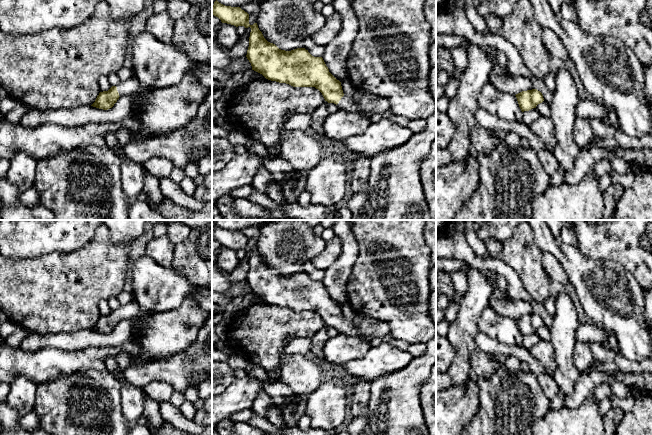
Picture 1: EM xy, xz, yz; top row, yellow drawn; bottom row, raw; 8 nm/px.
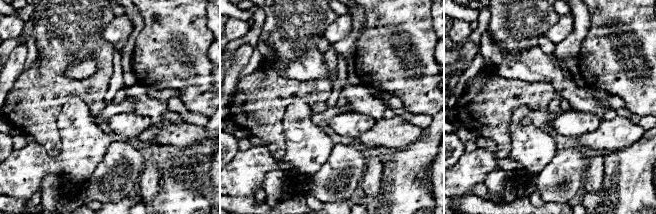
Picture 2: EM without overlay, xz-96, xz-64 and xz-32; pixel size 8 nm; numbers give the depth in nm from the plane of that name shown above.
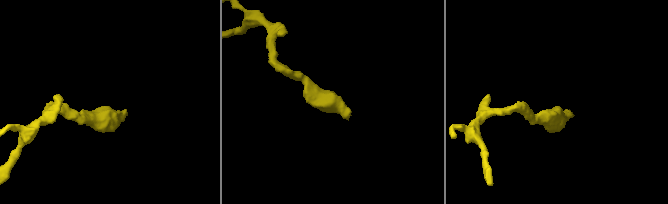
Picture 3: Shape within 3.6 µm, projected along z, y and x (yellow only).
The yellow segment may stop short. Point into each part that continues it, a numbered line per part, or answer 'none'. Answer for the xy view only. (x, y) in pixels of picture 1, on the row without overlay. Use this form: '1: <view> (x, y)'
1: xy (131, 310)

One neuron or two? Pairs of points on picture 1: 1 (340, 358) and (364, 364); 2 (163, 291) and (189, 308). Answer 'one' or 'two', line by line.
1: two
2: two

